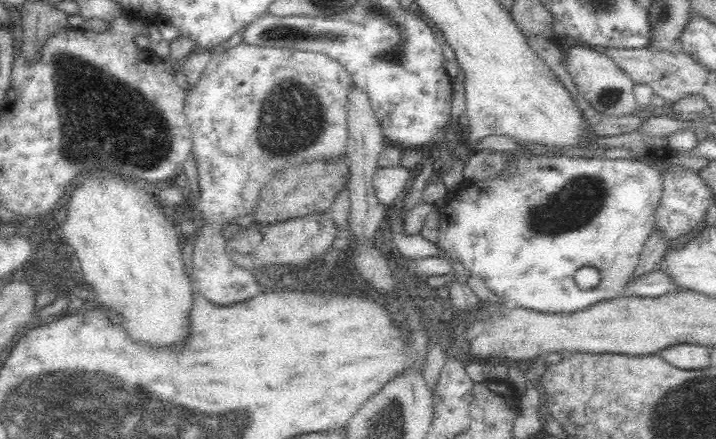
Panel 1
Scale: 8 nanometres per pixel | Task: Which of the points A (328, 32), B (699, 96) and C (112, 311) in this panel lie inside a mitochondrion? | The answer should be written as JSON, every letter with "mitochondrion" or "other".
{"A":"mitochondrion","B":"other","C":"other"}

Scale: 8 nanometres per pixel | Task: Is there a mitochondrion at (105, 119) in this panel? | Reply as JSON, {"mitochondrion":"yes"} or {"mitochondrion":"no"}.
{"mitochondrion":"yes"}

